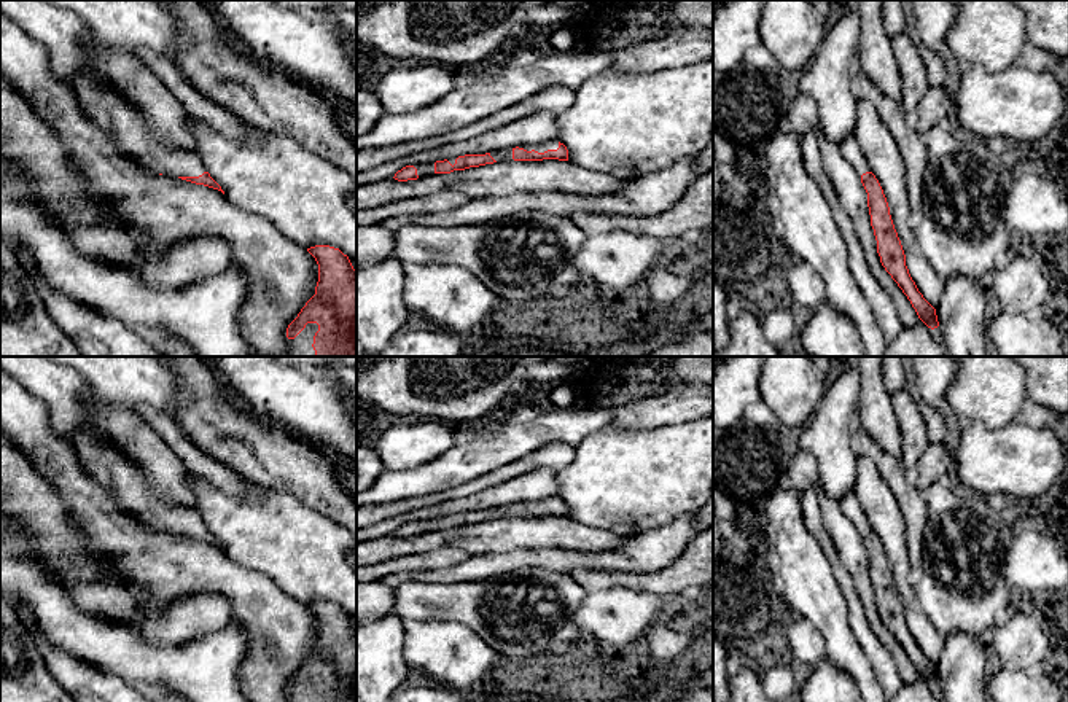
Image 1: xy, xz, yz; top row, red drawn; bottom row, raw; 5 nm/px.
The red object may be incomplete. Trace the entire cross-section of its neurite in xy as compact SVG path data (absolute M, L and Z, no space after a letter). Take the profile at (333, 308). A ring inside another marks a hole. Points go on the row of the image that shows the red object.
M329 245L307 248L318 264L315 294L288 325L288 357L357 357L357 271L347 255Z

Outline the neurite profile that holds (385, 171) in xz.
M400 159L388 161L385 164L380 164L371 170L363 170L357 174L357 186L366 185L366 183L376 183L380 180L393 178L398 170L403 169L403 164Z

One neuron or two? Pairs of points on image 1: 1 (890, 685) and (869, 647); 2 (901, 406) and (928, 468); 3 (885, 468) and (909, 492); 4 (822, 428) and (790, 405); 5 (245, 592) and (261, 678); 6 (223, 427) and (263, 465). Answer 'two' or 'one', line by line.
1: one
2: one
3: one
4: two
5: one
6: one

